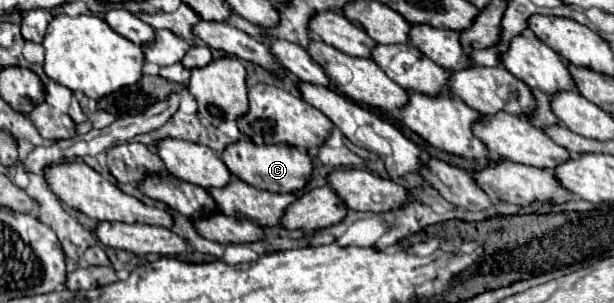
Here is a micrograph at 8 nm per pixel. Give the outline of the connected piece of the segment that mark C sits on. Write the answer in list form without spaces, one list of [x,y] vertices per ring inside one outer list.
[[[235,142],[225,148],[221,158],[237,178],[241,178],[243,182],[247,182],[255,188],[267,190],[267,192],[285,194],[285,192],[303,190],[311,182],[311,174],[313,174],[311,156],[307,152],[301,152],[295,146],[287,146],[287,144],[257,146],[253,142]]]

